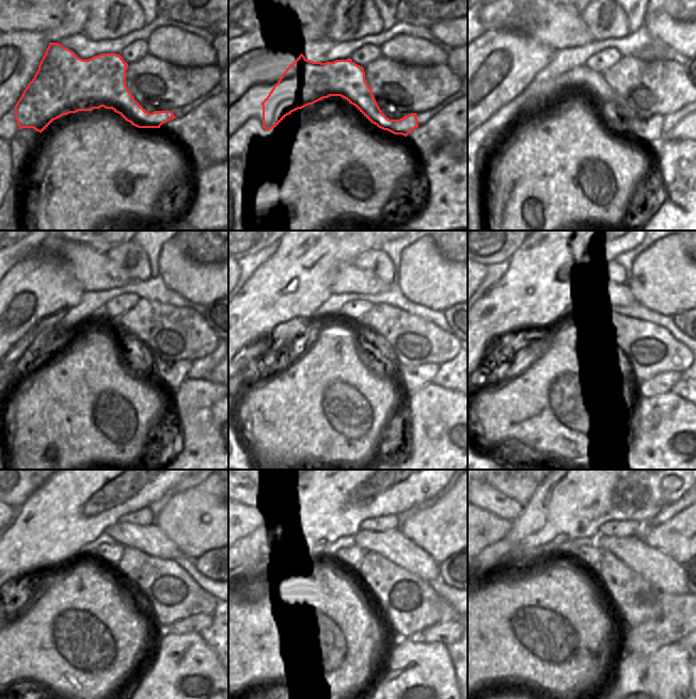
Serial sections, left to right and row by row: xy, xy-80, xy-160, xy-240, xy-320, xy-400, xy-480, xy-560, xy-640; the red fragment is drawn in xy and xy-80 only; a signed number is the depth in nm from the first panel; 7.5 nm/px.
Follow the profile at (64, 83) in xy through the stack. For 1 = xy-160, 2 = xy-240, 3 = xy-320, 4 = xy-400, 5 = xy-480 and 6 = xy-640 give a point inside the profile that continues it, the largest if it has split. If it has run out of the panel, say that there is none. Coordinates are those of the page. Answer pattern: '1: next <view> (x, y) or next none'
1: next xy-160 (539, 91)
2: next xy-240 (172, 375)
3: next xy-320 (412, 379)
4: next xy-400 (662, 383)
5: next xy-480 (195, 623)
6: next xy-640 (684, 641)

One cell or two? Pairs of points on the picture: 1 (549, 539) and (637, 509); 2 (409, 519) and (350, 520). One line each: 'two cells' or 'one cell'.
1: one cell
2: two cells

